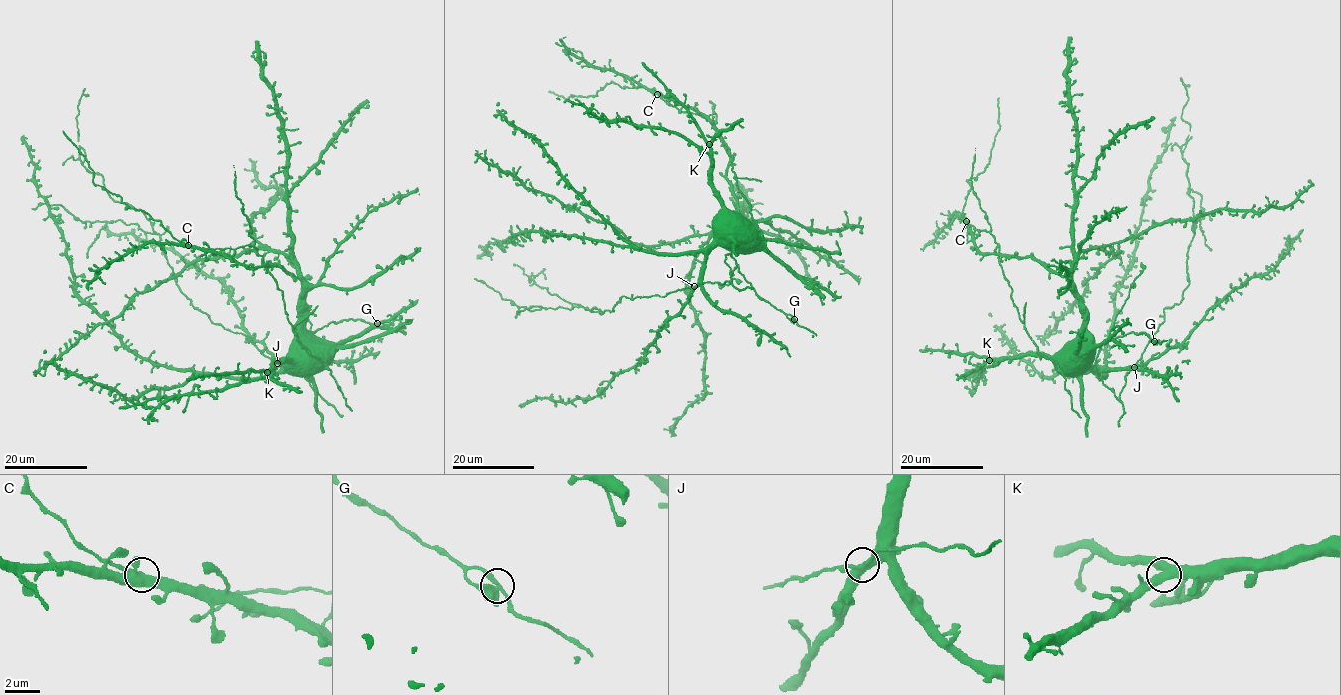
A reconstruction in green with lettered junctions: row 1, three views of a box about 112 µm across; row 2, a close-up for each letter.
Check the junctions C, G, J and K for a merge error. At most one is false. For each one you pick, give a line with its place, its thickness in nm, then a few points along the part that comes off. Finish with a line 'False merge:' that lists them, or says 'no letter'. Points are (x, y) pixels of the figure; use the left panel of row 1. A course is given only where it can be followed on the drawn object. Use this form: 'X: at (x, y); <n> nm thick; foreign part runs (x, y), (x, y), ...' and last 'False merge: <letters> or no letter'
False merge: no letter

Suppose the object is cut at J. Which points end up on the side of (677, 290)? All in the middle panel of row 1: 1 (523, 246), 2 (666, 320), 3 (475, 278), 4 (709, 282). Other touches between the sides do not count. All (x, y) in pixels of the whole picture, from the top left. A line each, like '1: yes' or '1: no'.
1: no
2: no
3: yes
4: yes

